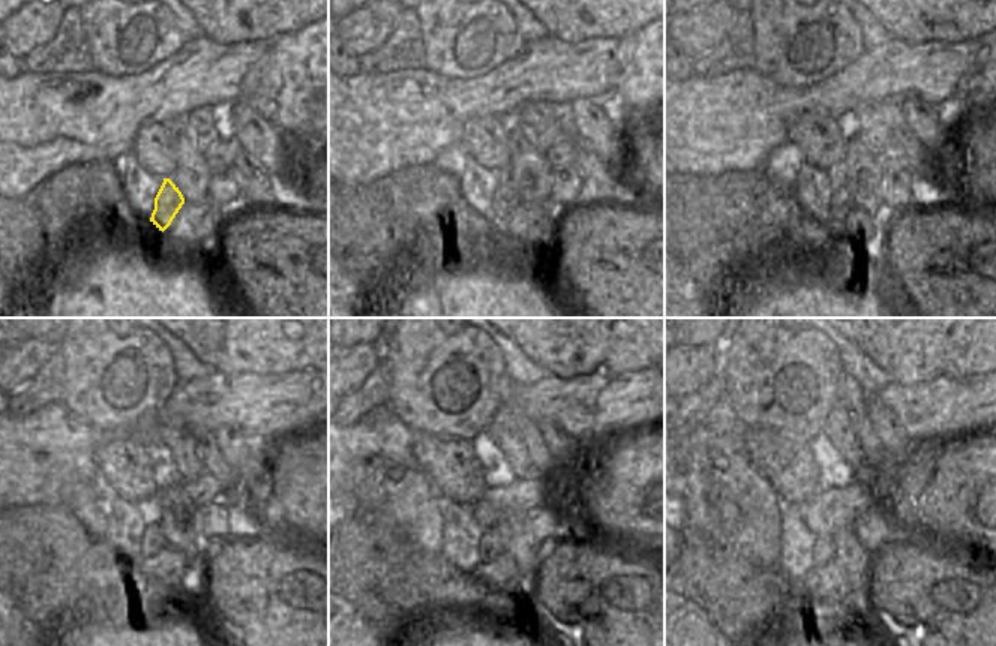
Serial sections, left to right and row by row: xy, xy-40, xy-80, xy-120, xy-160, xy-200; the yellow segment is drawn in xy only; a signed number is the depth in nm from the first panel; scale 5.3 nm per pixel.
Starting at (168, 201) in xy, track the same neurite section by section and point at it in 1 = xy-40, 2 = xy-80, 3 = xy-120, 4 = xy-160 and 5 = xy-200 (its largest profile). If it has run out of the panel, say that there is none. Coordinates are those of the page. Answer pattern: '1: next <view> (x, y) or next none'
1: next xy-40 (506, 198)
2: next xy-80 (840, 203)
3: next xy-120 (153, 541)
4: next xy-160 (489, 547)
5: next xy-200 (824, 550)

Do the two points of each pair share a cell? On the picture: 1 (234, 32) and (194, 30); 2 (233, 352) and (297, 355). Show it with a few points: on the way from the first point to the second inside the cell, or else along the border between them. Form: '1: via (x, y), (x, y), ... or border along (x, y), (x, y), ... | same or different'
1: border along (192, 15), (203, 33) | different
2: via (249, 351), (281, 351) | same

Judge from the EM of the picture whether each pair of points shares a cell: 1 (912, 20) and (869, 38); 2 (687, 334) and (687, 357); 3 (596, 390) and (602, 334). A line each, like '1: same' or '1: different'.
1: different
2: different
3: different

